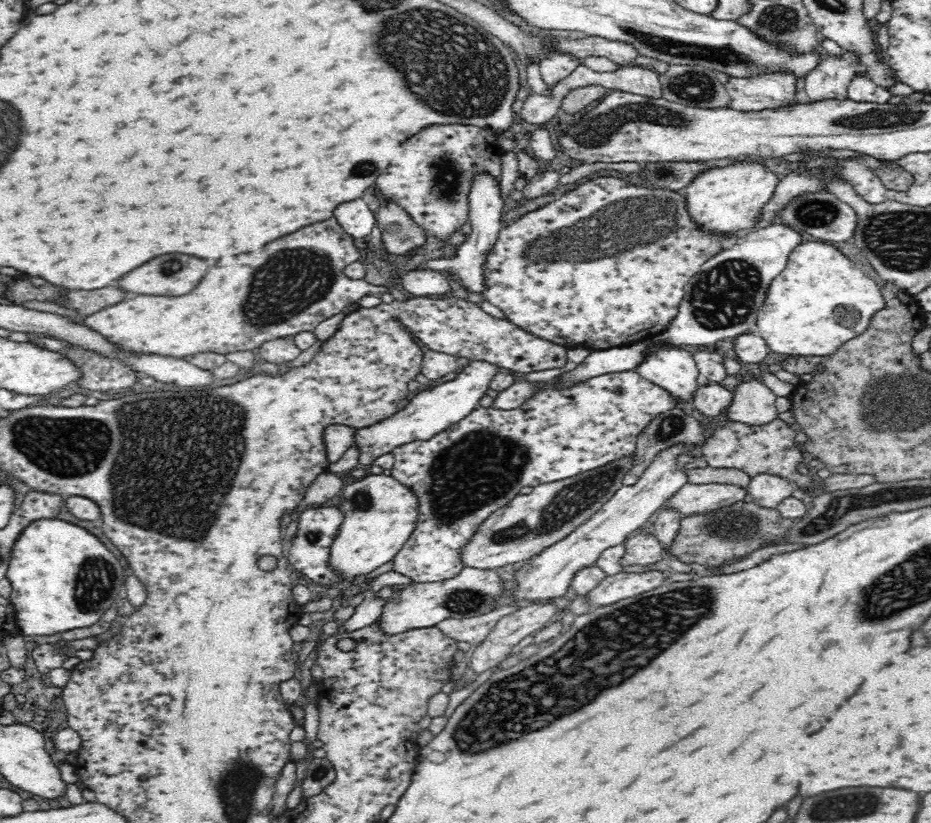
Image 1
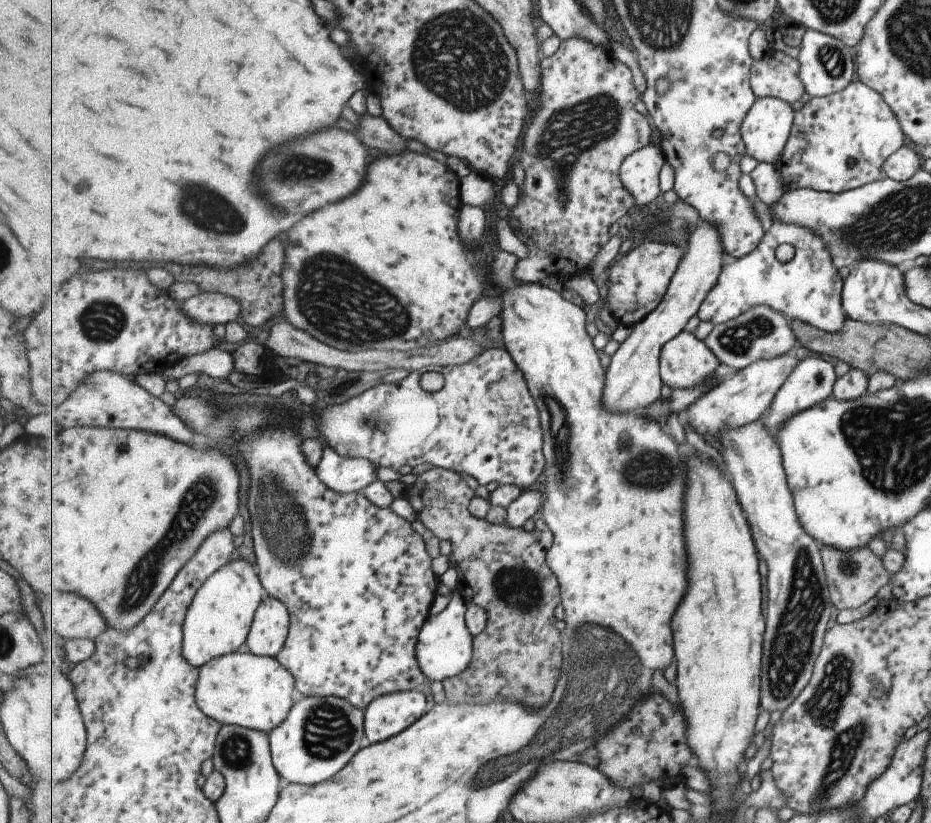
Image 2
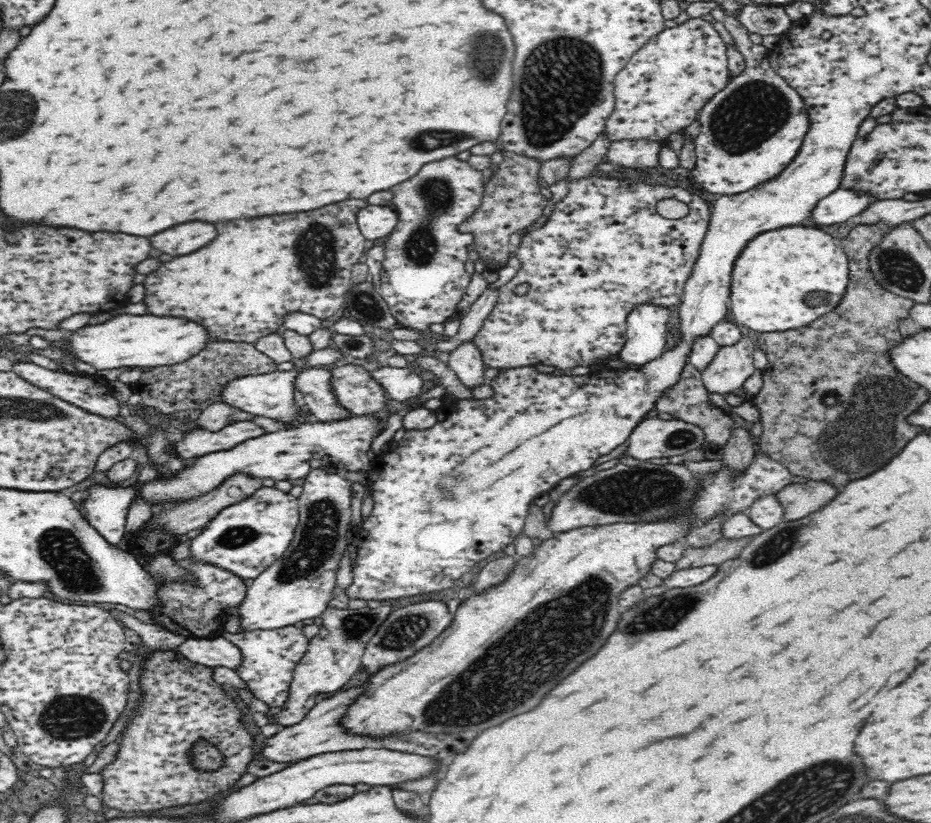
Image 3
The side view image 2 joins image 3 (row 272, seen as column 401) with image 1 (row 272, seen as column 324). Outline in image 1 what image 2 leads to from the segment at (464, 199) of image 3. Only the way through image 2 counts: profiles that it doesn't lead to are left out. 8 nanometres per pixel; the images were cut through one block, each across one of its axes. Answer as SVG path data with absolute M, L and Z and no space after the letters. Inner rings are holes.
M413 270L404 273L401 285L415 296L447 296L451 290L446 276L440 271Z

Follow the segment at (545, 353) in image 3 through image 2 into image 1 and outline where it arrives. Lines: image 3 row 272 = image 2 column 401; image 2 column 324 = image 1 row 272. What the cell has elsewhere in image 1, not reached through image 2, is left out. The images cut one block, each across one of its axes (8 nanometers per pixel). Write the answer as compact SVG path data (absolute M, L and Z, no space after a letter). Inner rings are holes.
M599 177L588 180L576 188L561 194L560 199L526 213L521 217L504 224L498 233L495 243L489 248L483 260L484 298L501 308L506 318L530 333L542 339L549 340L563 347L575 344L586 345L594 350L629 345L656 336L676 316L681 300L685 293L687 282L700 272L701 266L722 250L722 242L730 236L711 236L699 232L697 226L686 213L686 196L669 190L650 190L642 186L631 184L616 177Z

